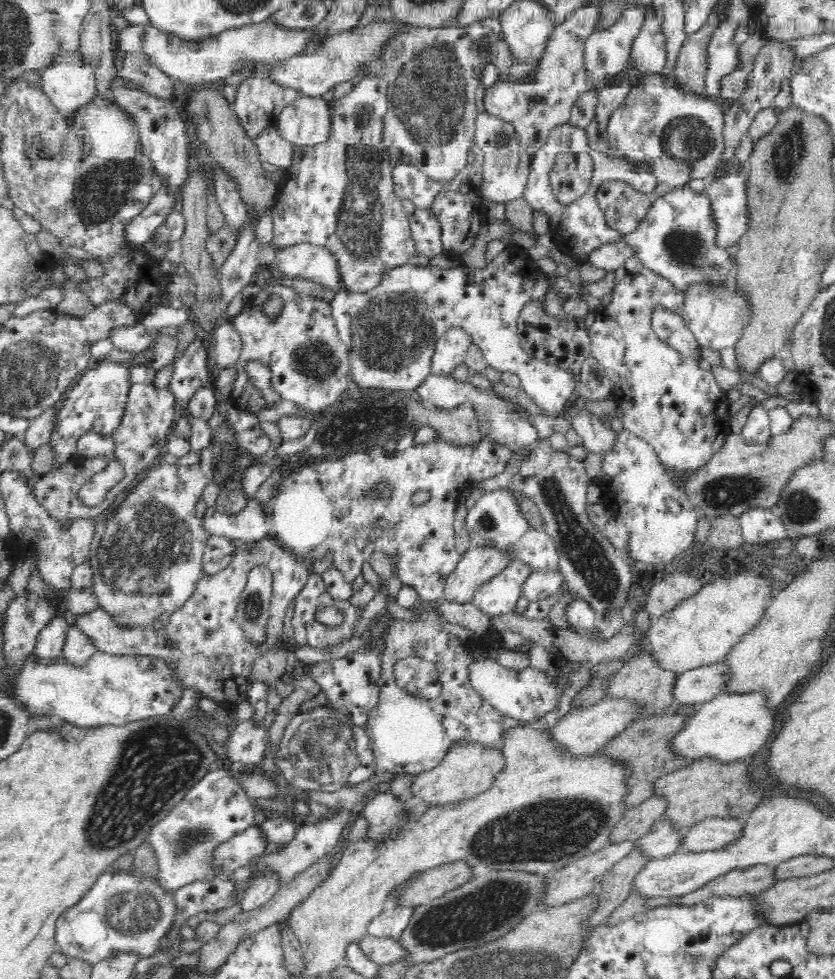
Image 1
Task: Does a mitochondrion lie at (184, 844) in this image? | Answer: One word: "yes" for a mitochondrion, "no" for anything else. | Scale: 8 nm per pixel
yes

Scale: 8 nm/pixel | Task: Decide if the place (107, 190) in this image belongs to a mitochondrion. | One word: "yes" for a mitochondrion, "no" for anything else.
yes

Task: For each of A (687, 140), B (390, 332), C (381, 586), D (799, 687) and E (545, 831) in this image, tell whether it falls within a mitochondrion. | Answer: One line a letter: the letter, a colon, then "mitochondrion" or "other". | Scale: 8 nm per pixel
A: mitochondrion
B: mitochondrion
C: other
D: other
E: mitochondrion

